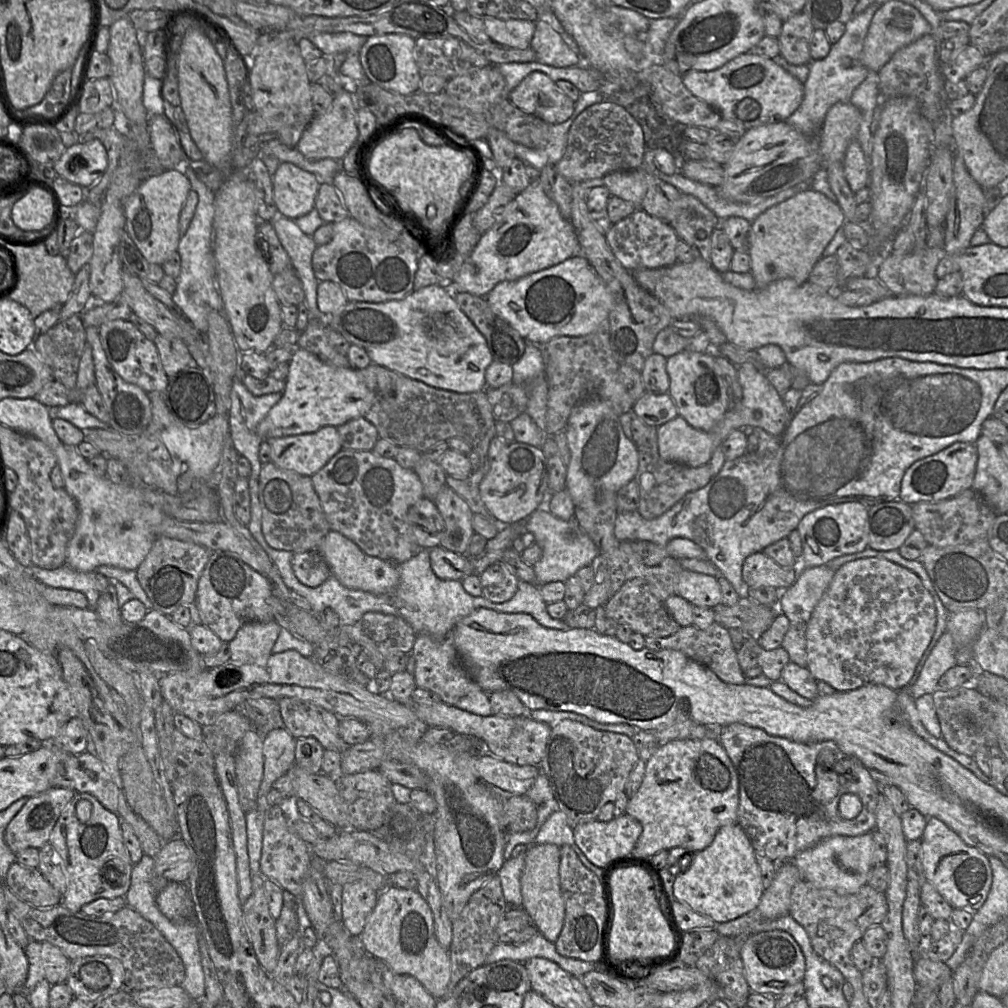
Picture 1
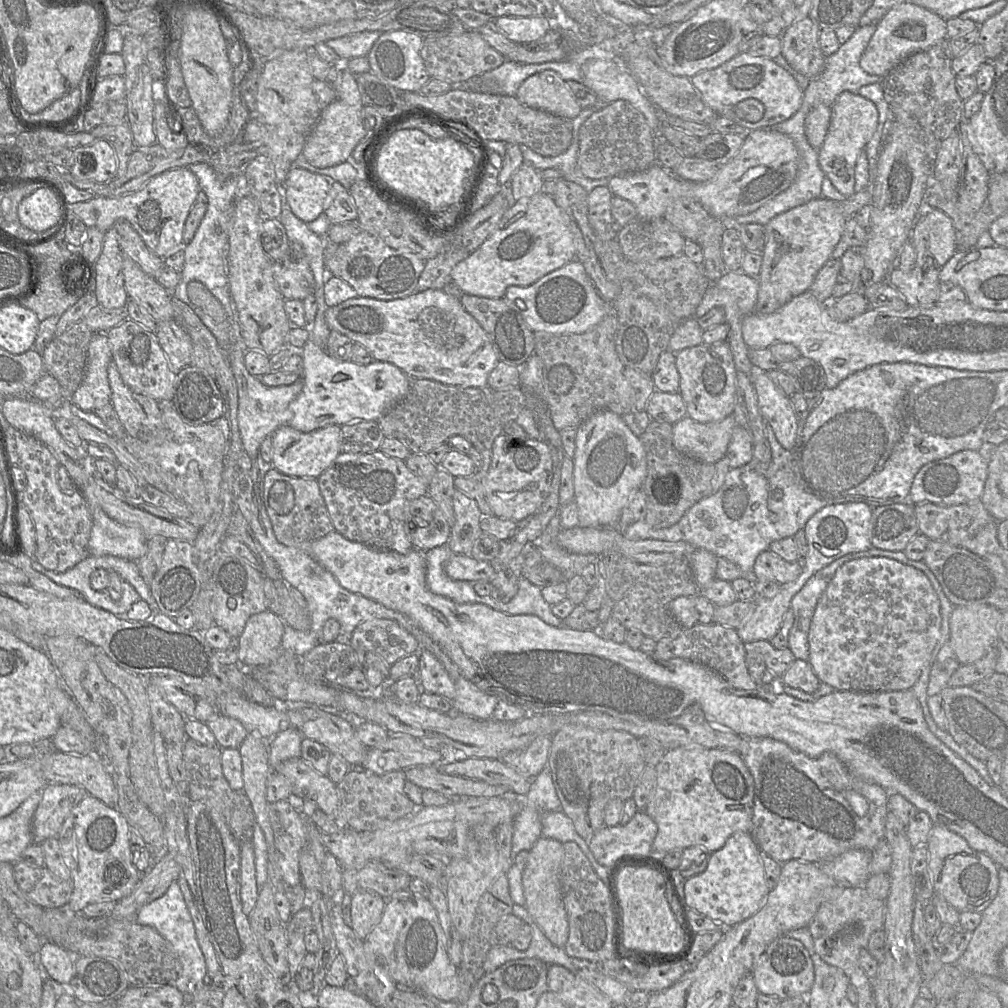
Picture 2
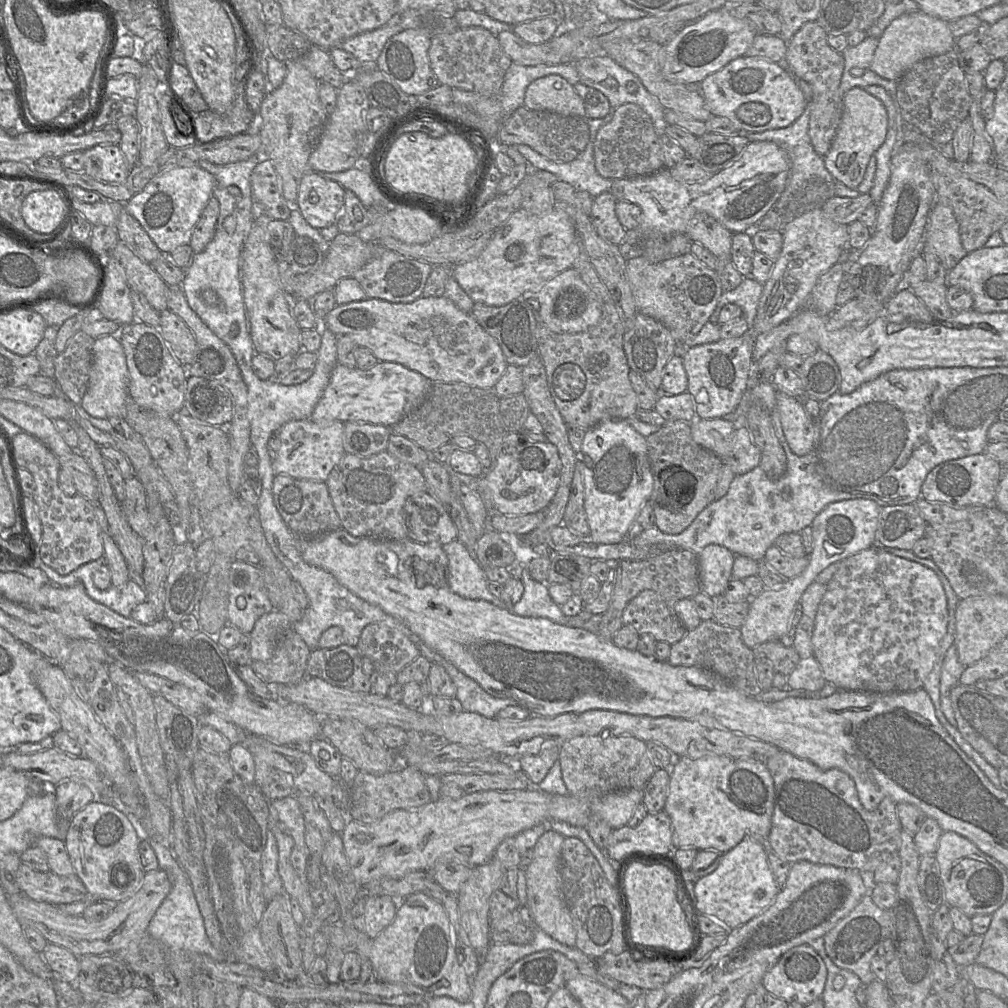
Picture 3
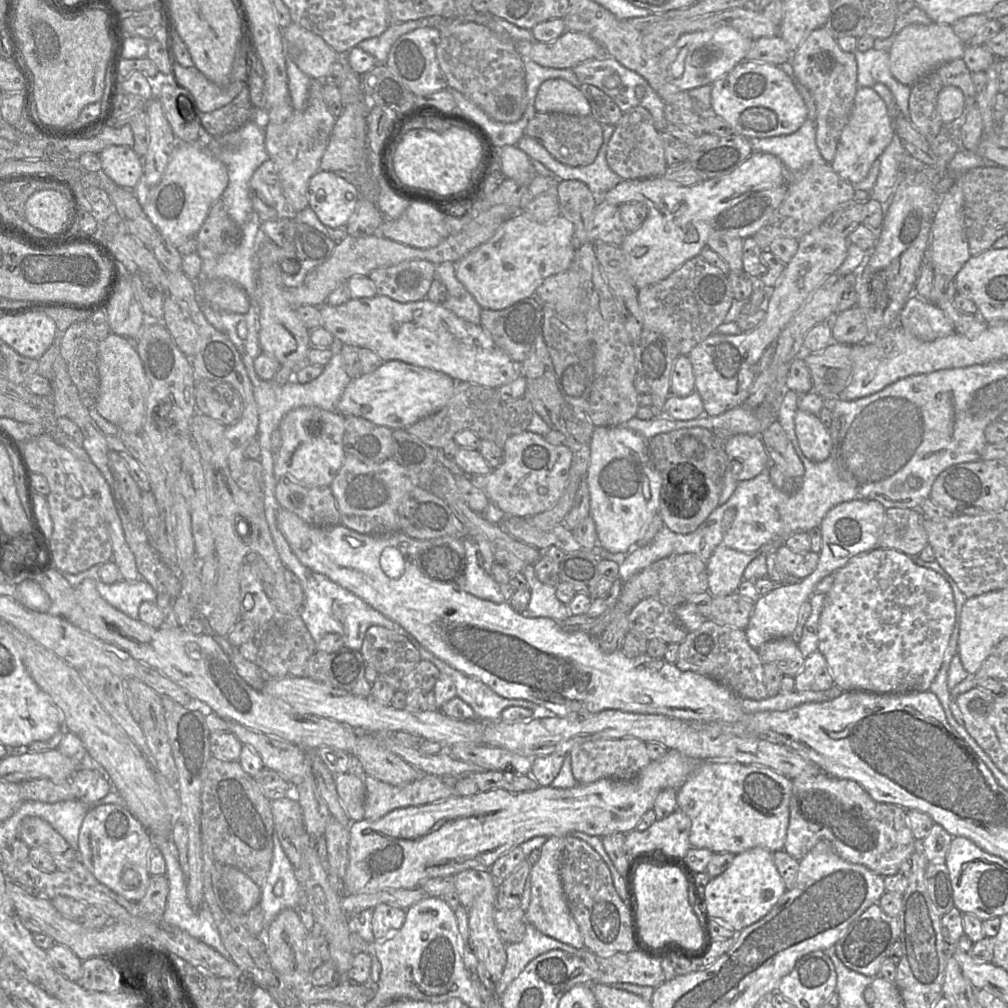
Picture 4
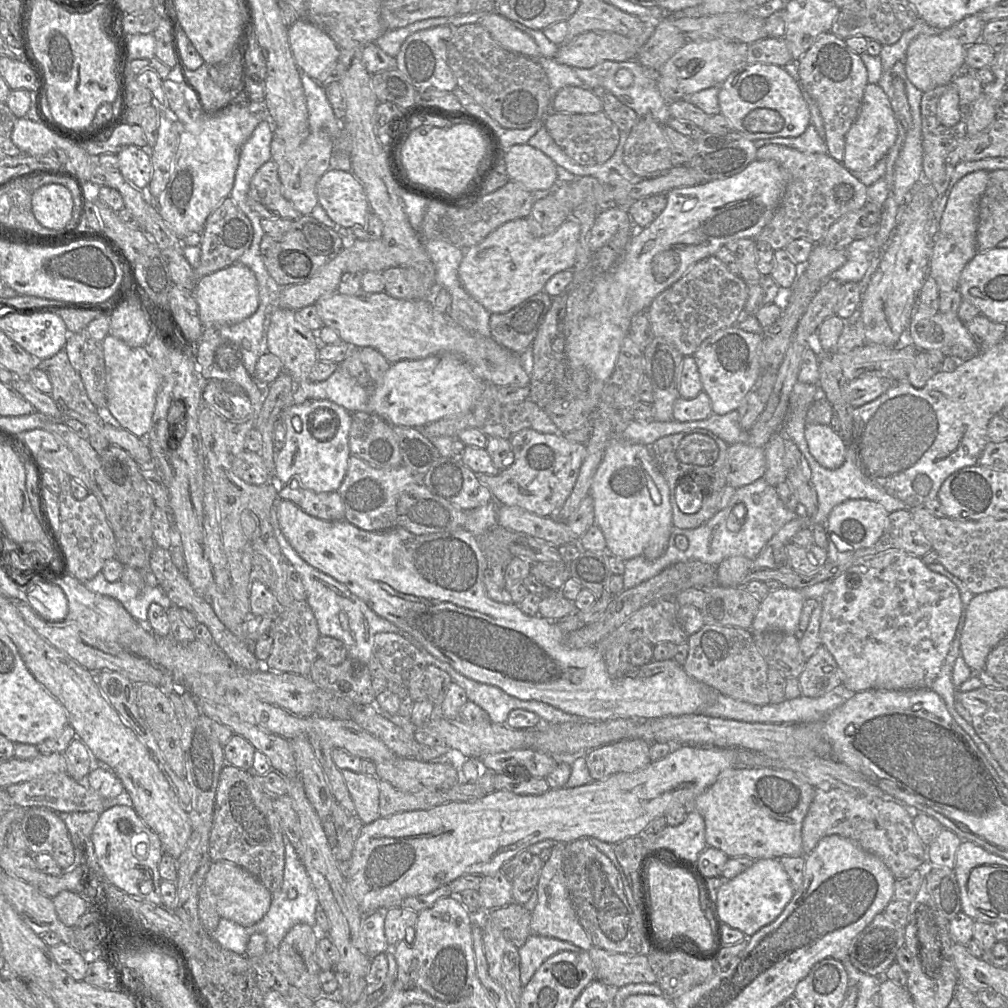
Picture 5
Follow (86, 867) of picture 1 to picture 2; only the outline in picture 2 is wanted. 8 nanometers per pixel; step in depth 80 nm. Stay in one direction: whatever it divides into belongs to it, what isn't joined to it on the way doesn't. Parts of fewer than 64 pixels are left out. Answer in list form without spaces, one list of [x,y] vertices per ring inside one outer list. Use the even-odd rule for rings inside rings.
[[[86,795],[65,819],[57,839],[71,871],[73,892],[66,907],[75,913],[92,903],[118,902],[132,893],[142,877],[133,862],[131,827],[124,815],[102,801]]]

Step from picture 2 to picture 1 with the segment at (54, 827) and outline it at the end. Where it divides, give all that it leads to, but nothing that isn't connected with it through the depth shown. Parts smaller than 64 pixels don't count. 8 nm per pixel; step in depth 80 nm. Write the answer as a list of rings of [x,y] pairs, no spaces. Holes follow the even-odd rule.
[[[51,787],[26,801],[5,829],[4,840],[14,852],[33,847],[40,849],[49,836],[75,791]]]

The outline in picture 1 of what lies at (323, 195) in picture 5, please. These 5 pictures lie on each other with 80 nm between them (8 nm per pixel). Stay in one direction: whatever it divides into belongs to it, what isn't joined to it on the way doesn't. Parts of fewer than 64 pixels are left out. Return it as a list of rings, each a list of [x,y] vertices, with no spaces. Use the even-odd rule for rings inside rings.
[[[280,163],[272,175],[273,200],[278,212],[289,219],[306,215],[315,206],[320,185],[314,174],[292,163]]]

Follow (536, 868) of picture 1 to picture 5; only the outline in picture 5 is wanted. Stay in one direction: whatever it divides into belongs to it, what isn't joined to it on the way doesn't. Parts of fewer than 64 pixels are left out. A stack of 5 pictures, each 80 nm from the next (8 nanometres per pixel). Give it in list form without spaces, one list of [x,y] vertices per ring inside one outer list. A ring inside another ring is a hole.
[[[556,842],[550,858],[544,863],[536,887],[537,904],[531,912],[530,932],[533,935],[556,938],[569,942],[582,951],[589,951],[592,942],[578,921],[566,884],[563,869],[564,847],[567,843]]]

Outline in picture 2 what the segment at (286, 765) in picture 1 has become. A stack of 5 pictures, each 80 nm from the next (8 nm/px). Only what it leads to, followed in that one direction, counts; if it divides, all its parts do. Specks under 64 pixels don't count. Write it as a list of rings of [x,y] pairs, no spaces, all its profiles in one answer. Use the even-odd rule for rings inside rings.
[[[289,727],[268,740],[269,764],[272,772],[282,762],[300,757],[303,739],[304,737],[297,729]]]

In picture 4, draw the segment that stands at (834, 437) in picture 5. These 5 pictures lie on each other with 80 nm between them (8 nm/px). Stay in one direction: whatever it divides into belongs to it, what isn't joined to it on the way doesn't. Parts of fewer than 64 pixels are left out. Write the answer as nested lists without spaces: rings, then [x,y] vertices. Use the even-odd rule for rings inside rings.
[[[798,409],[794,422],[798,443],[803,454],[814,462],[828,459],[833,451],[833,438],[818,416]]]

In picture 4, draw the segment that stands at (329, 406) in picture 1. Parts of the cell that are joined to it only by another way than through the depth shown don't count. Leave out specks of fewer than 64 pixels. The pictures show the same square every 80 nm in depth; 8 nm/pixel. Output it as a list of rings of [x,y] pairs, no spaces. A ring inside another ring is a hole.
[[[399,360],[383,362],[374,372],[351,379],[336,407],[343,416],[365,418],[391,430],[406,429],[420,419],[441,410],[453,394],[455,380],[430,368]]]

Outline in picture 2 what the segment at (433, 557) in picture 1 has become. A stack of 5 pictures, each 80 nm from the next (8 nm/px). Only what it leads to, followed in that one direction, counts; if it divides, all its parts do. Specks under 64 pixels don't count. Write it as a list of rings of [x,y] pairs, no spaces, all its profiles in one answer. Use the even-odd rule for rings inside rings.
[[[454,554],[445,563],[444,571],[452,580],[468,582],[491,581],[496,573],[490,562],[478,561],[462,554]]]

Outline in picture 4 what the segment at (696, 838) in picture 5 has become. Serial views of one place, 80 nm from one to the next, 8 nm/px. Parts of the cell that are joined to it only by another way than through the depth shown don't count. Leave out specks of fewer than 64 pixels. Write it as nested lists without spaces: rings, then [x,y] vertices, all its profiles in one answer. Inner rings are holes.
[[[677,810],[665,818],[657,819],[644,831],[626,833],[626,852],[631,857],[641,851],[660,848],[668,854],[685,857],[692,848],[689,842],[690,829],[690,818]]]

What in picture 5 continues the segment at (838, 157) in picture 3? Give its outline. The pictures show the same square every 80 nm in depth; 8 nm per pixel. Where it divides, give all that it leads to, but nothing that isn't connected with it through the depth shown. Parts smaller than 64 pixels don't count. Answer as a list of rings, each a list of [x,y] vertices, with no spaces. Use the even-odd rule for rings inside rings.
[[[867,84],[859,114],[845,137],[845,150],[841,163],[852,173],[869,170],[886,156],[894,145],[897,135],[897,118],[890,100],[878,84]]]

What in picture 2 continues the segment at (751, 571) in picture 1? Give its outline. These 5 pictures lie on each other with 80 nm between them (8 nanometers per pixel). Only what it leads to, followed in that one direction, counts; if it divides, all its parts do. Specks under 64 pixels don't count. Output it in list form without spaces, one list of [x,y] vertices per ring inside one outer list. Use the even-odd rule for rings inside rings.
[[[767,549],[756,558],[753,576],[755,579],[772,580],[784,585],[795,581],[802,570],[803,563],[801,560],[788,562]]]

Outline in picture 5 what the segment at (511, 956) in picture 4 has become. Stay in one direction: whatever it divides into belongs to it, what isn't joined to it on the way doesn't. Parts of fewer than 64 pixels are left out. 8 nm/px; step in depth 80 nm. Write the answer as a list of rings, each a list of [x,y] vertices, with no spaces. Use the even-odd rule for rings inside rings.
[[[530,934],[524,945],[518,948],[522,985],[525,986],[531,980],[549,957],[562,951],[580,952],[582,950],[566,941]]]

